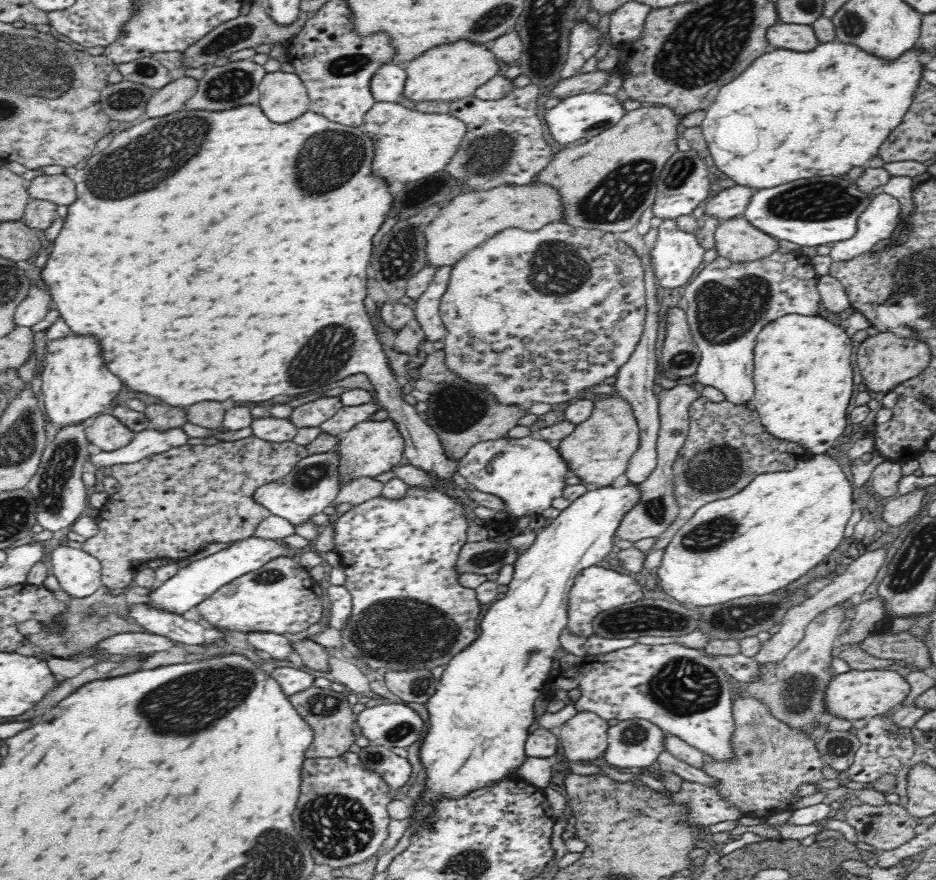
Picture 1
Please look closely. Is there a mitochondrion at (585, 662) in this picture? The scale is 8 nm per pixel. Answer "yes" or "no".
no

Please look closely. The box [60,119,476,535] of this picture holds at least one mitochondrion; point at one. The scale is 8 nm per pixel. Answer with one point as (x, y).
(312, 165)

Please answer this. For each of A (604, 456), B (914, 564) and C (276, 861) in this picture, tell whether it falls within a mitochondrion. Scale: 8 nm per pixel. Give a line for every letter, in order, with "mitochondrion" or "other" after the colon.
A: other
B: mitochondrion
C: mitochondrion

